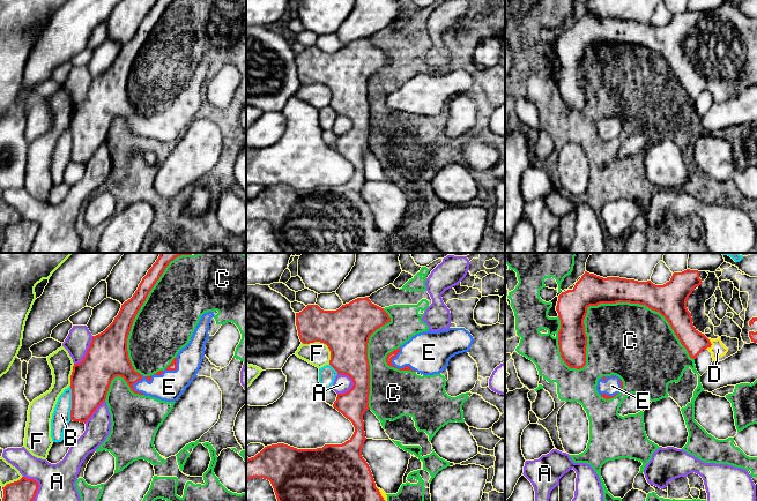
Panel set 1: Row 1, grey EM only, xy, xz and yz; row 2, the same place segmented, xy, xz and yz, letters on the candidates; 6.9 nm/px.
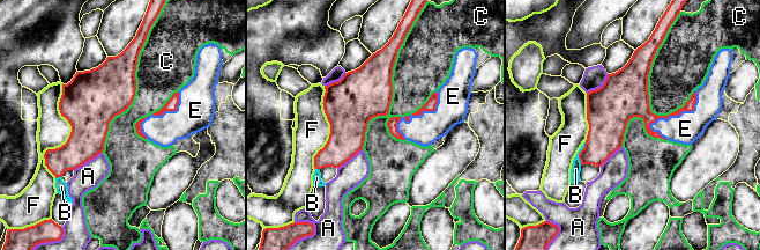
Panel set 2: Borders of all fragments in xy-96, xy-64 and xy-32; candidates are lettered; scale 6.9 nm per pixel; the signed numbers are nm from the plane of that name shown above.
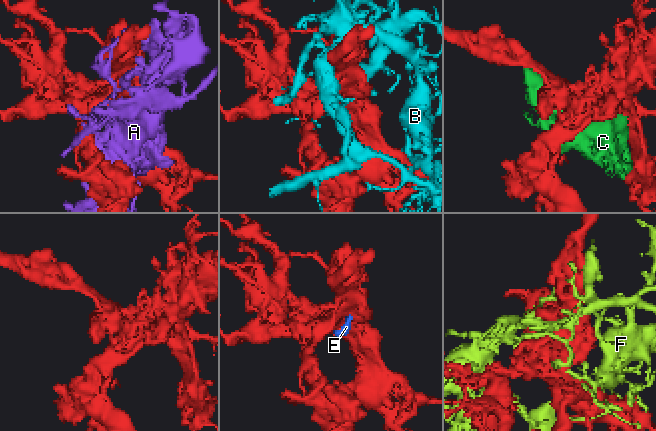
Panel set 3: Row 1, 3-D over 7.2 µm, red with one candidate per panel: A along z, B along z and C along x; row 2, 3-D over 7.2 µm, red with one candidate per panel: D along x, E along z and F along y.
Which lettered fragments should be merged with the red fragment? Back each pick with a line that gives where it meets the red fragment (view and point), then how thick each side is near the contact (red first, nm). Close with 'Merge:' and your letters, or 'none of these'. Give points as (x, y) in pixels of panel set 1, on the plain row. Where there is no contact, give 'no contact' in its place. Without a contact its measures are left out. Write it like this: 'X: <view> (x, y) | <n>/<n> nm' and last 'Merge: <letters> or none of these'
D: yz (711, 86) | 160/100 nm
E: xz (395, 109) | 50/300 nm
Merge: D, E

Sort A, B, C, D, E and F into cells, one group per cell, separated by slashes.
A / B / C / D E / F

